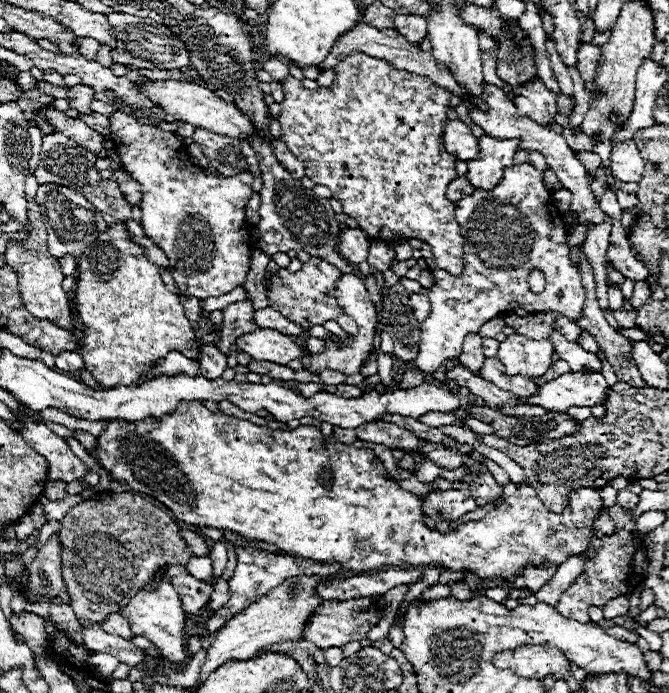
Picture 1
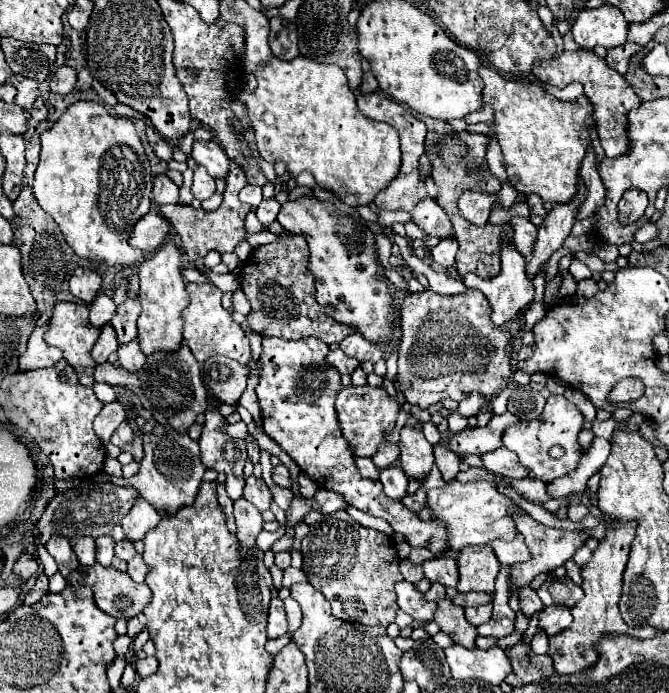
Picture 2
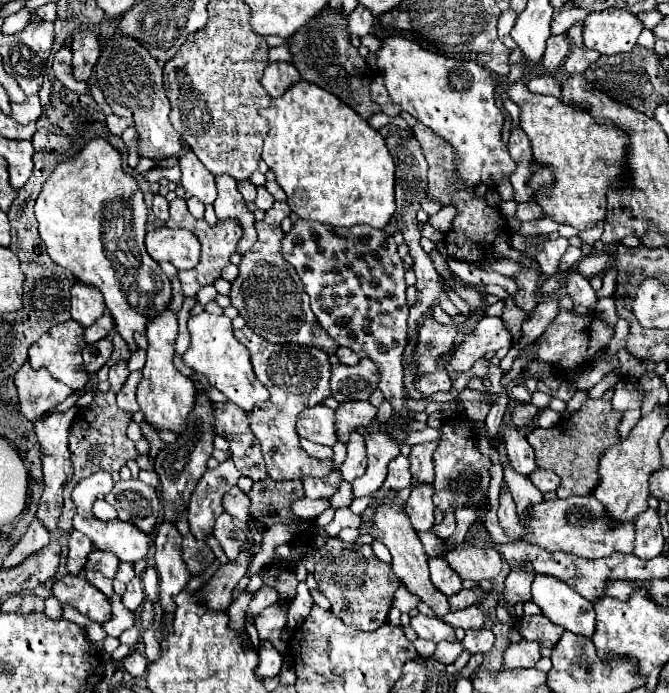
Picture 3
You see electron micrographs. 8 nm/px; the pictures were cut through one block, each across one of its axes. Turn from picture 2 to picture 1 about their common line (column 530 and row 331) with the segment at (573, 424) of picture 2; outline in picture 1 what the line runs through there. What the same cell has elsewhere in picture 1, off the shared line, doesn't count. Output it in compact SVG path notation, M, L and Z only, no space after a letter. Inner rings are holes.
M522 162L510 166L506 170L506 178L502 182L486 192L486 190L476 190L470 194L470 198L462 198L462 202L456 202L456 222L460 227L460 234L466 240L464 244L464 272L460 276L452 276L446 270L440 270L434 264L432 250L426 250L426 244L422 246L422 258L428 262L432 274L434 274L434 286L428 290L430 302L432 302L432 314L426 318L426 322L420 324L420 344L418 344L418 356L414 358L414 364L432 374L442 366L444 360L456 358L462 352L462 342L466 334L478 332L482 324L492 320L494 316L502 312L512 312L514 308L522 306L528 312L560 312L562 316L570 318L570 322L576 322L576 318L582 312L584 304L584 288L580 282L578 268L570 264L568 252L570 248L564 244L568 228L562 222L562 214L558 208L550 202L552 194L544 188L544 178L542 172L538 172L532 164ZM532 268L540 268L546 274L546 290L542 294L530 292L528 286L528 274Z

